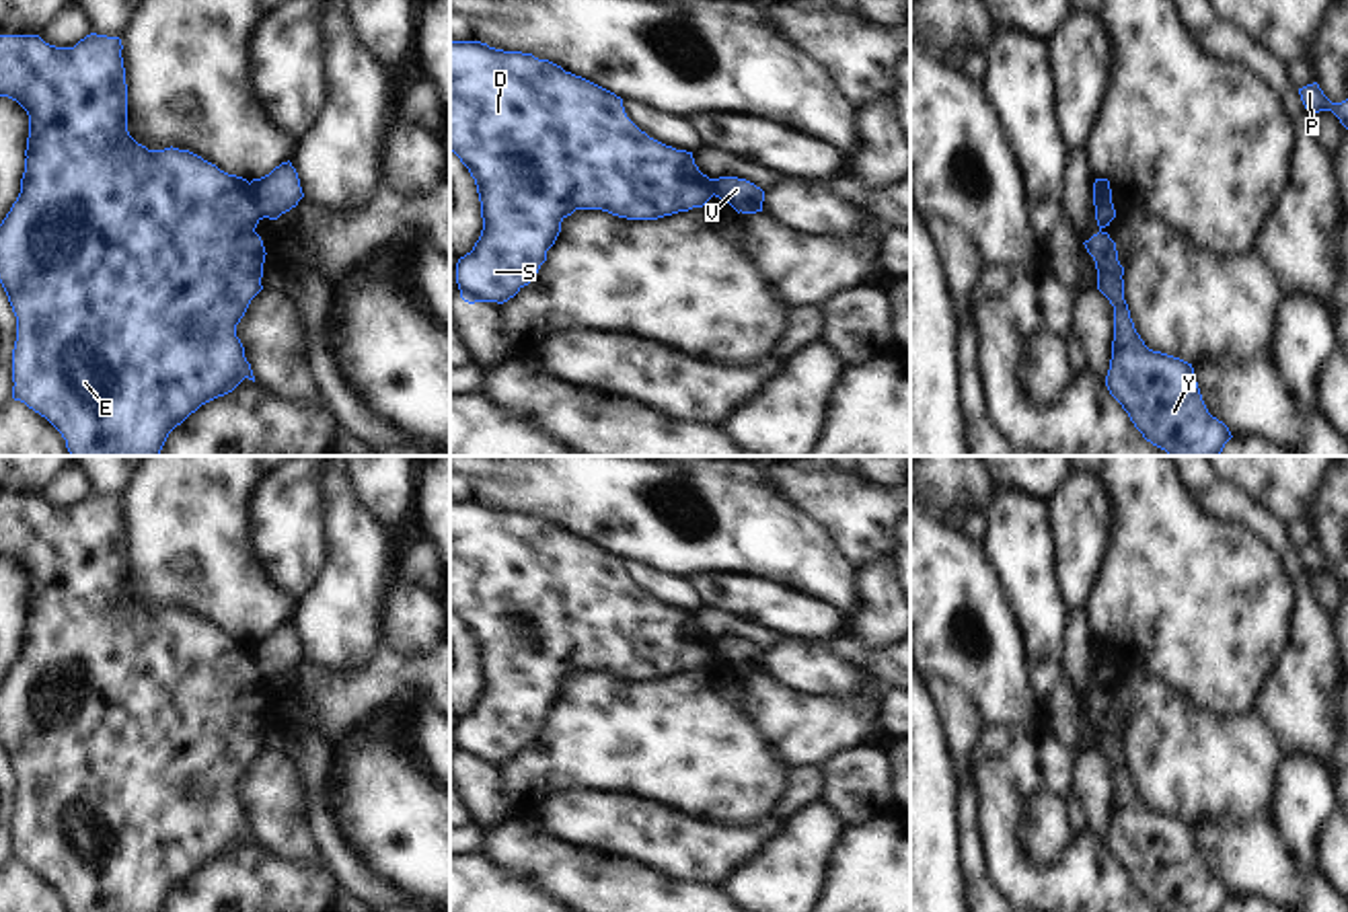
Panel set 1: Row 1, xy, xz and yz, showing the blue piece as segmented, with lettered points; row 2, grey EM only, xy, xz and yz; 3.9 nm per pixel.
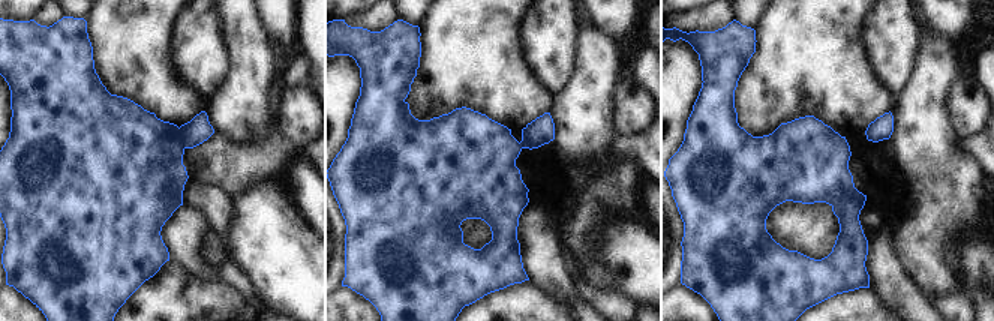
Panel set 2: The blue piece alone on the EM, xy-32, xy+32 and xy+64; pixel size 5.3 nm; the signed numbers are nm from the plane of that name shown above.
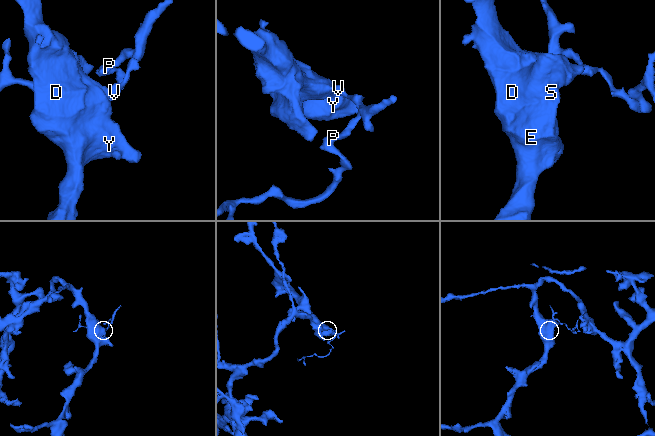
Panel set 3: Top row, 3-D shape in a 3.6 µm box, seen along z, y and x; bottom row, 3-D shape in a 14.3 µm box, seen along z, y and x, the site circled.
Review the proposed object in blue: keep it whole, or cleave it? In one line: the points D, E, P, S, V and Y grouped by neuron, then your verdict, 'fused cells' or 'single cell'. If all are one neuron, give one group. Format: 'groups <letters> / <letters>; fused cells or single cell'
groups D E S Y / P V; fused cells

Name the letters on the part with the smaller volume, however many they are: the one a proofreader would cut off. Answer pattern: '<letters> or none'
P, V

